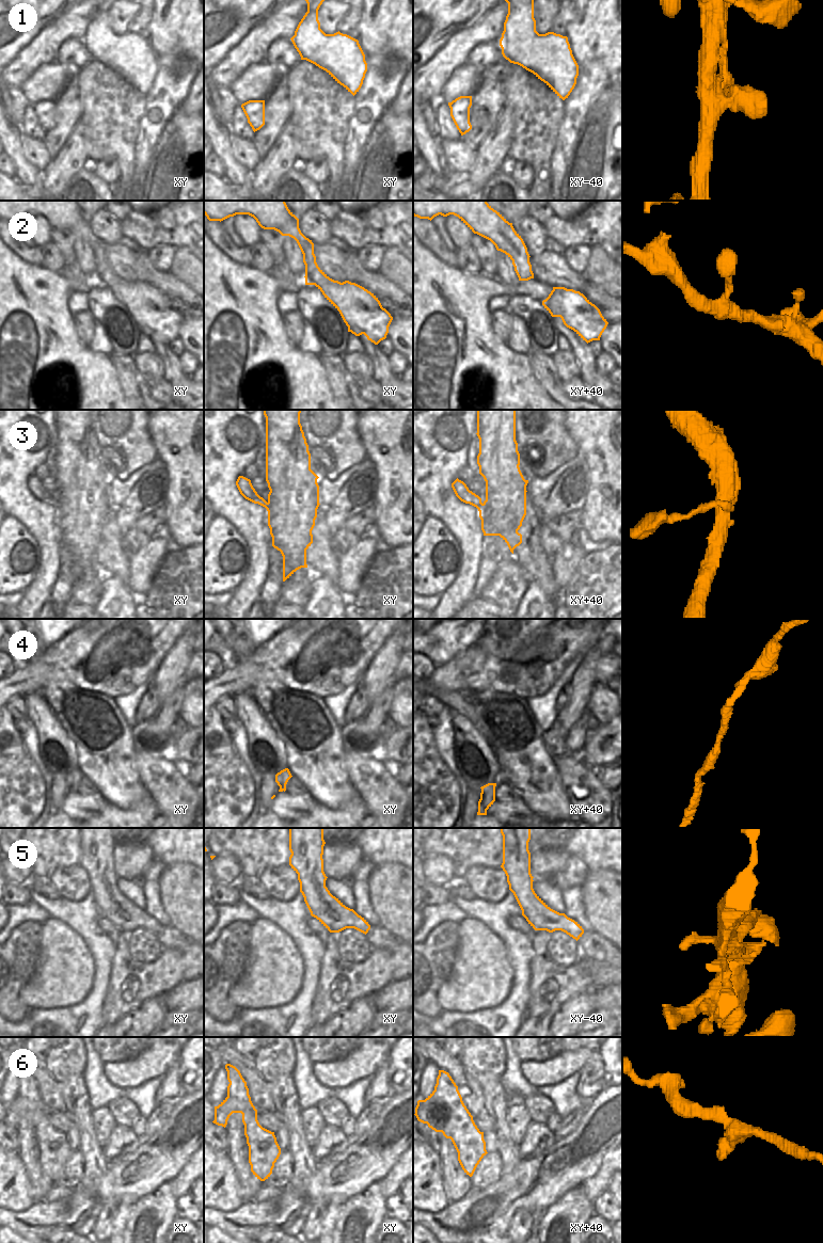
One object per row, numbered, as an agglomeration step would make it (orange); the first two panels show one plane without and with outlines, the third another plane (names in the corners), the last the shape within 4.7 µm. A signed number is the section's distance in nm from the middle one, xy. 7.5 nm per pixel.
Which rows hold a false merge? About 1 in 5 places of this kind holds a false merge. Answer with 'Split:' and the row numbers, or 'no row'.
Split: 3

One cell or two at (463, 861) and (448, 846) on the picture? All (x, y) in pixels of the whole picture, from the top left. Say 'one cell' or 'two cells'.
one cell

